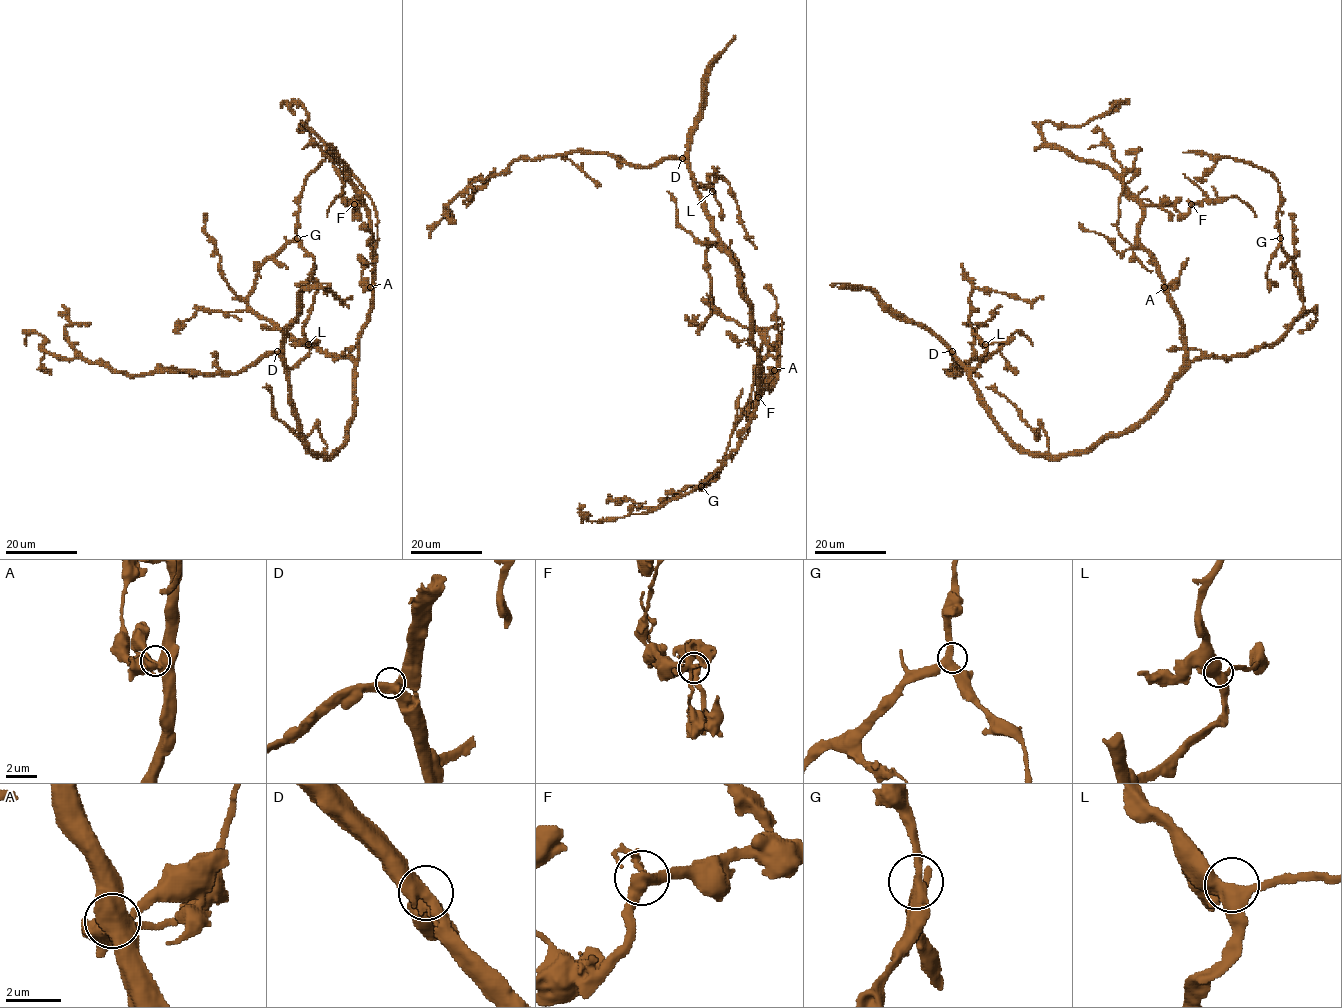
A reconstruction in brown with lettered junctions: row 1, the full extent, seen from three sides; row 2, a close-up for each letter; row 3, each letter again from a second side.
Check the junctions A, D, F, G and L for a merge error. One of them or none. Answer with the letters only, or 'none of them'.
F

